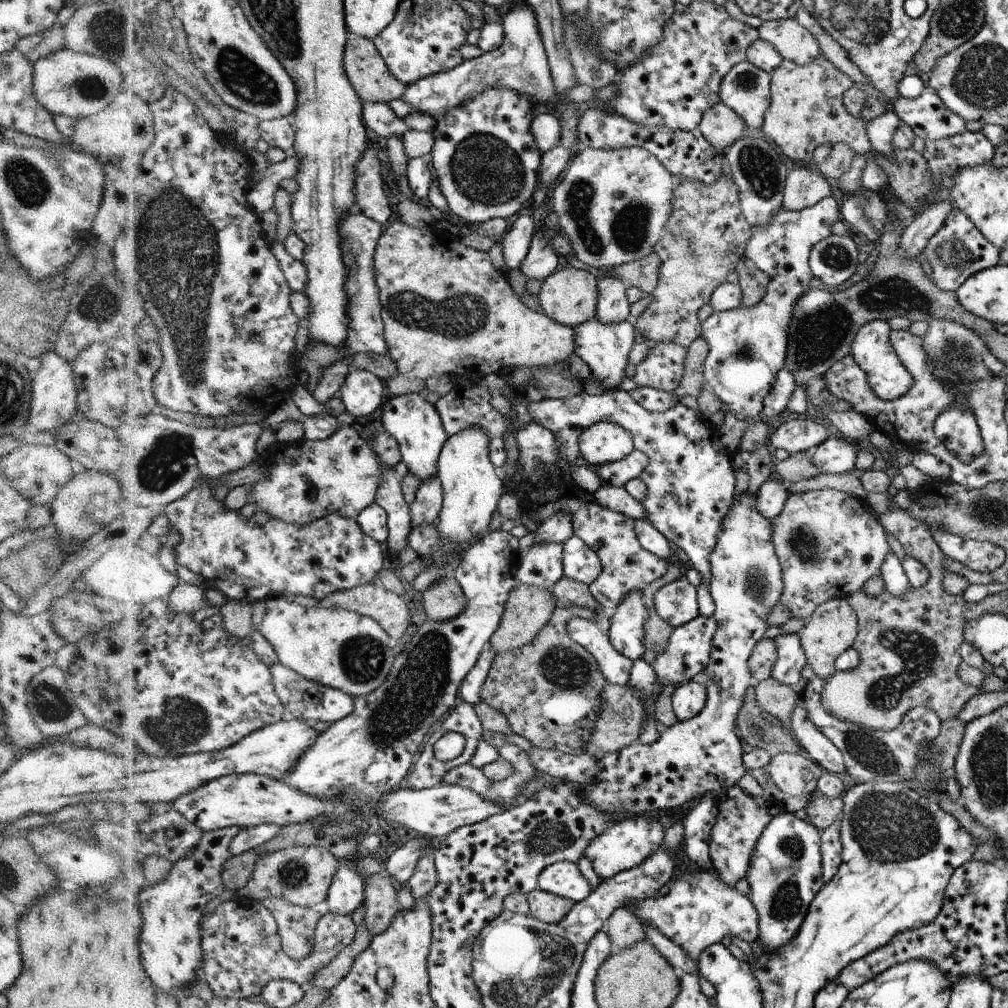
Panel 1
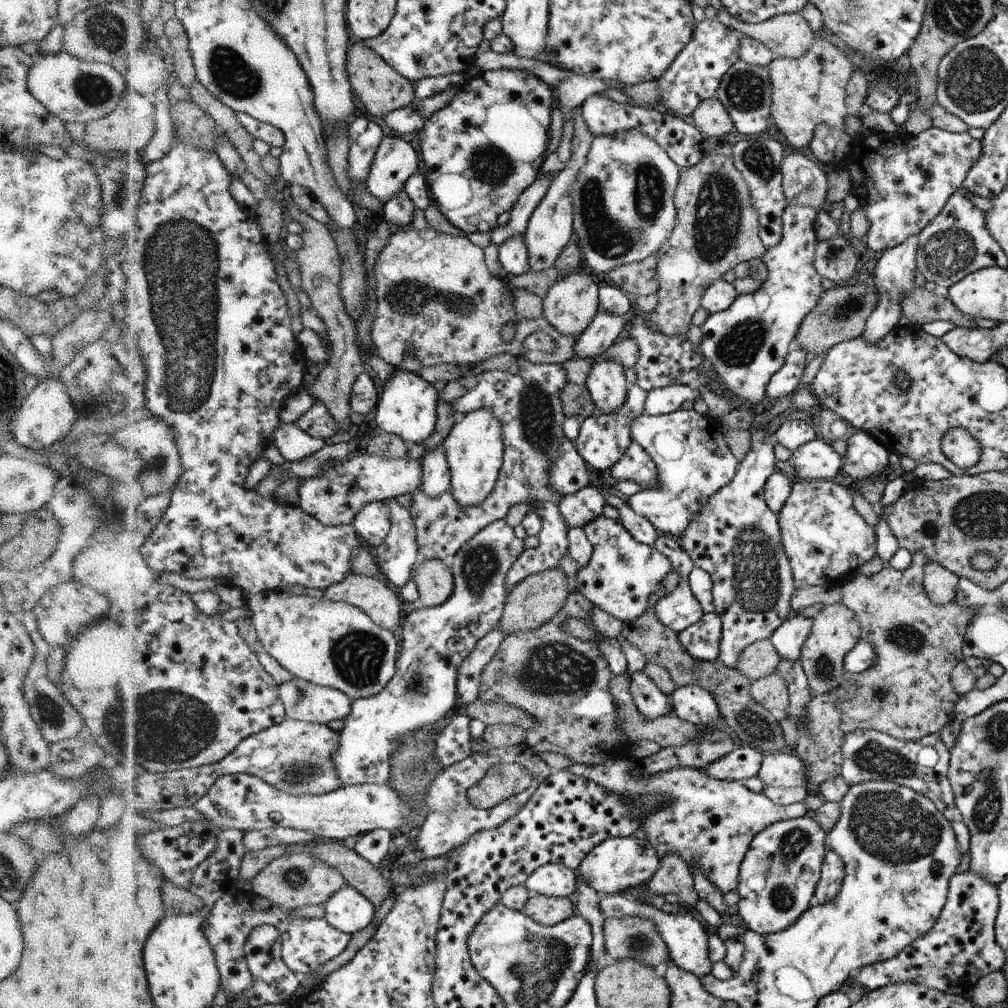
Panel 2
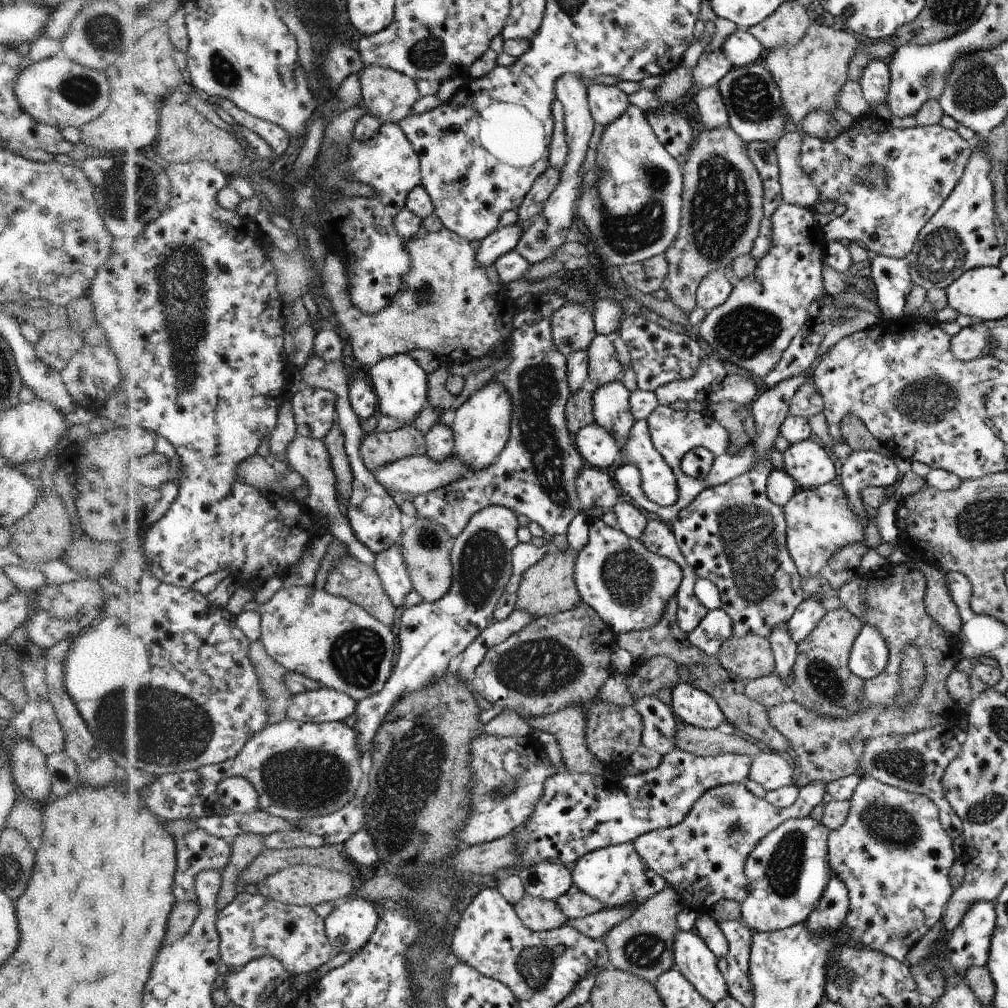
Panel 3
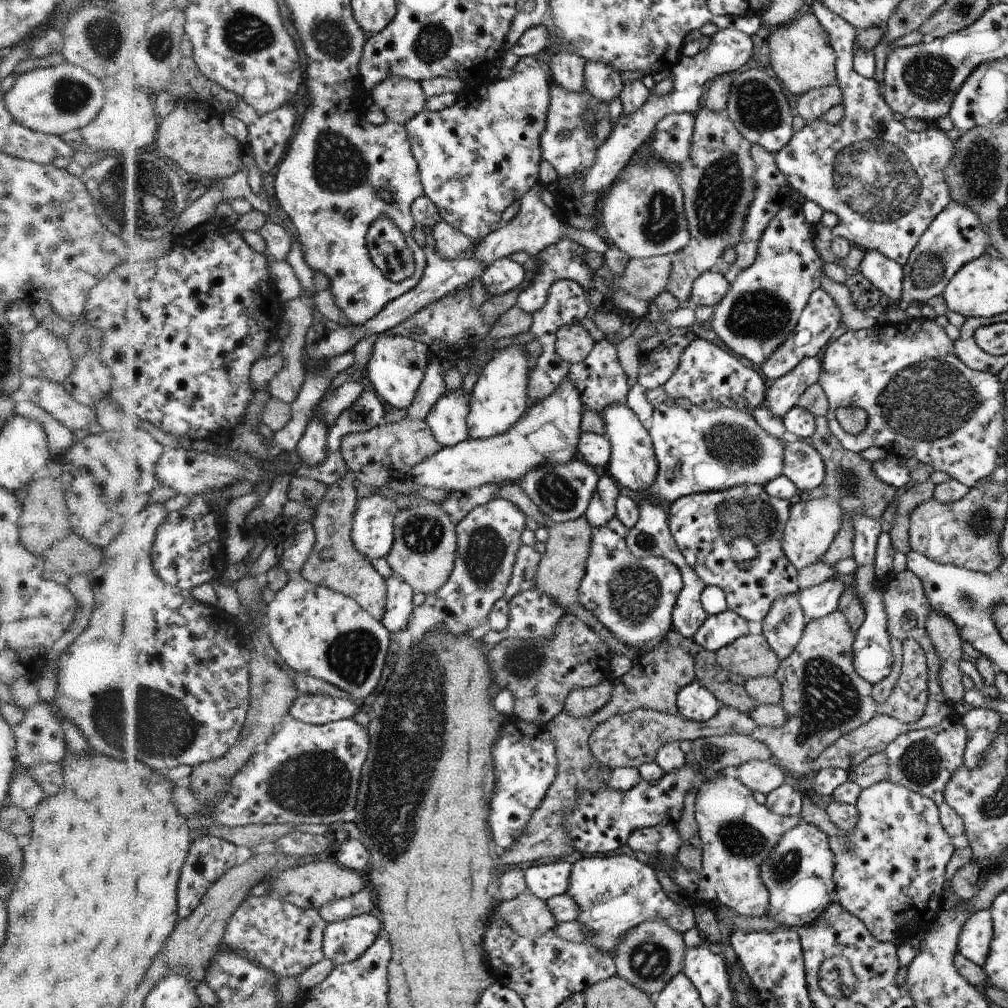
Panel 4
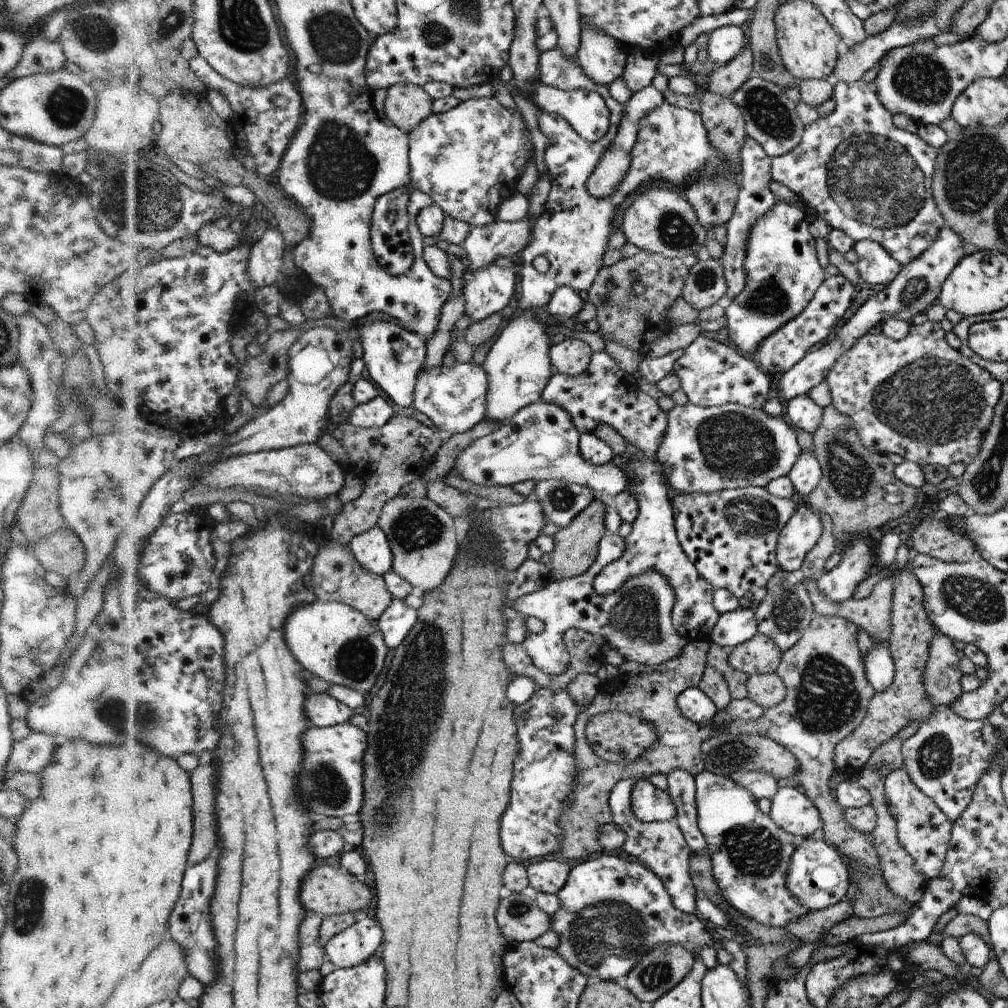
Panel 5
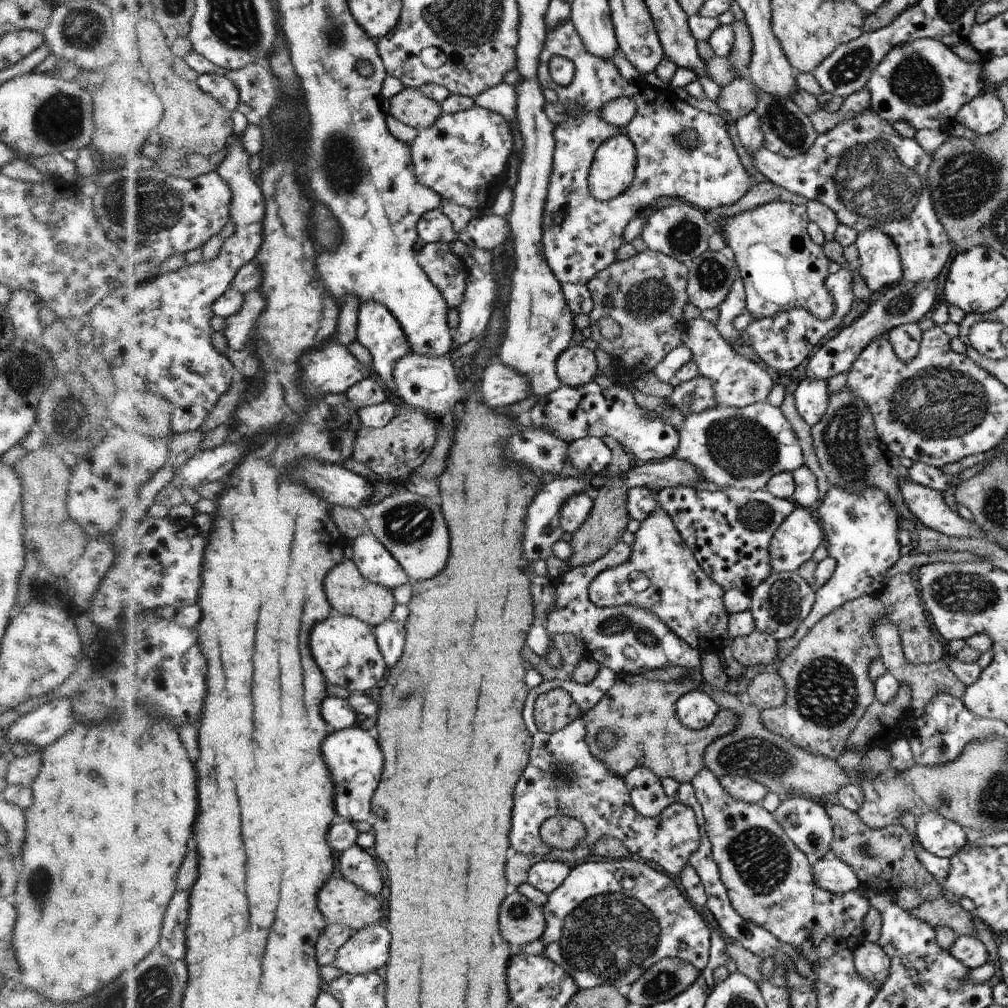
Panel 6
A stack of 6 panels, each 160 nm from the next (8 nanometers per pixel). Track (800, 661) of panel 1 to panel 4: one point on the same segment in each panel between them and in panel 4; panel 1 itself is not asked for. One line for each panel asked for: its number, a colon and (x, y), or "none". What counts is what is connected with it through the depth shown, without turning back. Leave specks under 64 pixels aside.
2: (789, 638)
3: (806, 618)
4: (817, 601)

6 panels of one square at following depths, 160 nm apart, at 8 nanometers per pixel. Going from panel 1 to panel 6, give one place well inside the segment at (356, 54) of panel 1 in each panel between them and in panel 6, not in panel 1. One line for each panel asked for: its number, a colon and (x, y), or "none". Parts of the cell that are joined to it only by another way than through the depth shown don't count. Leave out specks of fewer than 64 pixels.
2: (382, 89)
3: (390, 95)
4: (401, 99)
5: (406, 105)
6: (412, 106)

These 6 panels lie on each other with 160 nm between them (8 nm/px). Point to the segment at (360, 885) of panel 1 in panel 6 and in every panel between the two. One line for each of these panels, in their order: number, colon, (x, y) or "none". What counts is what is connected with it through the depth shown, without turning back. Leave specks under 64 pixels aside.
2: (351, 911)
3: (351, 926)
4: (346, 941)
5: (356, 946)
6: (368, 949)

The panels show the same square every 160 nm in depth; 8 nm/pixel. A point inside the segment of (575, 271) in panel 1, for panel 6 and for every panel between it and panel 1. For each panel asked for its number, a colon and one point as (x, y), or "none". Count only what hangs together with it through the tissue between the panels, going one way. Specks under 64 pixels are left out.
2: (571, 305)
3: (573, 328)
4: (574, 344)
5: (572, 357)
6: (576, 367)

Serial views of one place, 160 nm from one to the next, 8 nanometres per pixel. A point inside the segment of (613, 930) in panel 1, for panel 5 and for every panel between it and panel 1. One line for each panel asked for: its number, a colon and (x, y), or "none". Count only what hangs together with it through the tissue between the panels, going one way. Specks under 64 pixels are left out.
2: (633, 937)
3: (643, 944)
4: (650, 955)
5: (658, 972)

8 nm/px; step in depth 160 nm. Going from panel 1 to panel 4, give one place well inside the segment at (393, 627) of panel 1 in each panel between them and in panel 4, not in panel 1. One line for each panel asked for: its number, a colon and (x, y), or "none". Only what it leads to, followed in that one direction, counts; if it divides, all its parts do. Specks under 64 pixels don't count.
2: (381, 603)
3: (351, 578)
4: (335, 562)

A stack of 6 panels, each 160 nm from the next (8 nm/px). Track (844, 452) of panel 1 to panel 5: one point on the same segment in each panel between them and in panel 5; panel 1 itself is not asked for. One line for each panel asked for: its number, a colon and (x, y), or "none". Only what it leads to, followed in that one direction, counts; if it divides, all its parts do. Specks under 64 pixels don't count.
2: (815, 461)
3: (807, 463)
4: (804, 466)
5: (806, 475)

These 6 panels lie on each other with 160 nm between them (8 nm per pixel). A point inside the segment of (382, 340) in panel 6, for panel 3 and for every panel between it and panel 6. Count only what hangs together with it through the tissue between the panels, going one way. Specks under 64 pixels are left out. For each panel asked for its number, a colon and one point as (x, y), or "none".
3: (400, 384)
4: (397, 368)
5: (394, 356)

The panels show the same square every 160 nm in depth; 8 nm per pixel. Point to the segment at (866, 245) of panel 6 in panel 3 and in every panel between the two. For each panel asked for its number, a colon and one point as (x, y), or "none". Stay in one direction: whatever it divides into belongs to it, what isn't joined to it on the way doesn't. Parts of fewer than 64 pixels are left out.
3: (891, 277)
4: (887, 275)
5: (875, 265)

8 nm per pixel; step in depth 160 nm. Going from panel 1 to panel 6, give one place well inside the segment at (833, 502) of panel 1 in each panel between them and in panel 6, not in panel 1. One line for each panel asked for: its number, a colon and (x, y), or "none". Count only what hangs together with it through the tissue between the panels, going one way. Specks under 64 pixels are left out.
2: (826, 541)
3: (820, 522)
4: (811, 527)
5: (804, 529)
6: (796, 539)

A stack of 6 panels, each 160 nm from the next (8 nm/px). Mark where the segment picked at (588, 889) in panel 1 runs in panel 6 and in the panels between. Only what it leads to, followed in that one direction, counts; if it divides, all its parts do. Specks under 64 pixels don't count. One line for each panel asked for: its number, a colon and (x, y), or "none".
2: (554, 880)
3: (547, 880)
4: (544, 880)
5: (547, 876)
6: (546, 876)

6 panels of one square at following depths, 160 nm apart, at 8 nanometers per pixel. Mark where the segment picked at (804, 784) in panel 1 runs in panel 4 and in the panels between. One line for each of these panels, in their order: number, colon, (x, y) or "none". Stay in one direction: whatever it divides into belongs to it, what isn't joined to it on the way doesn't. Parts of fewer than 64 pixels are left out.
2: (785, 769)
3: (768, 768)
4: (763, 777)

